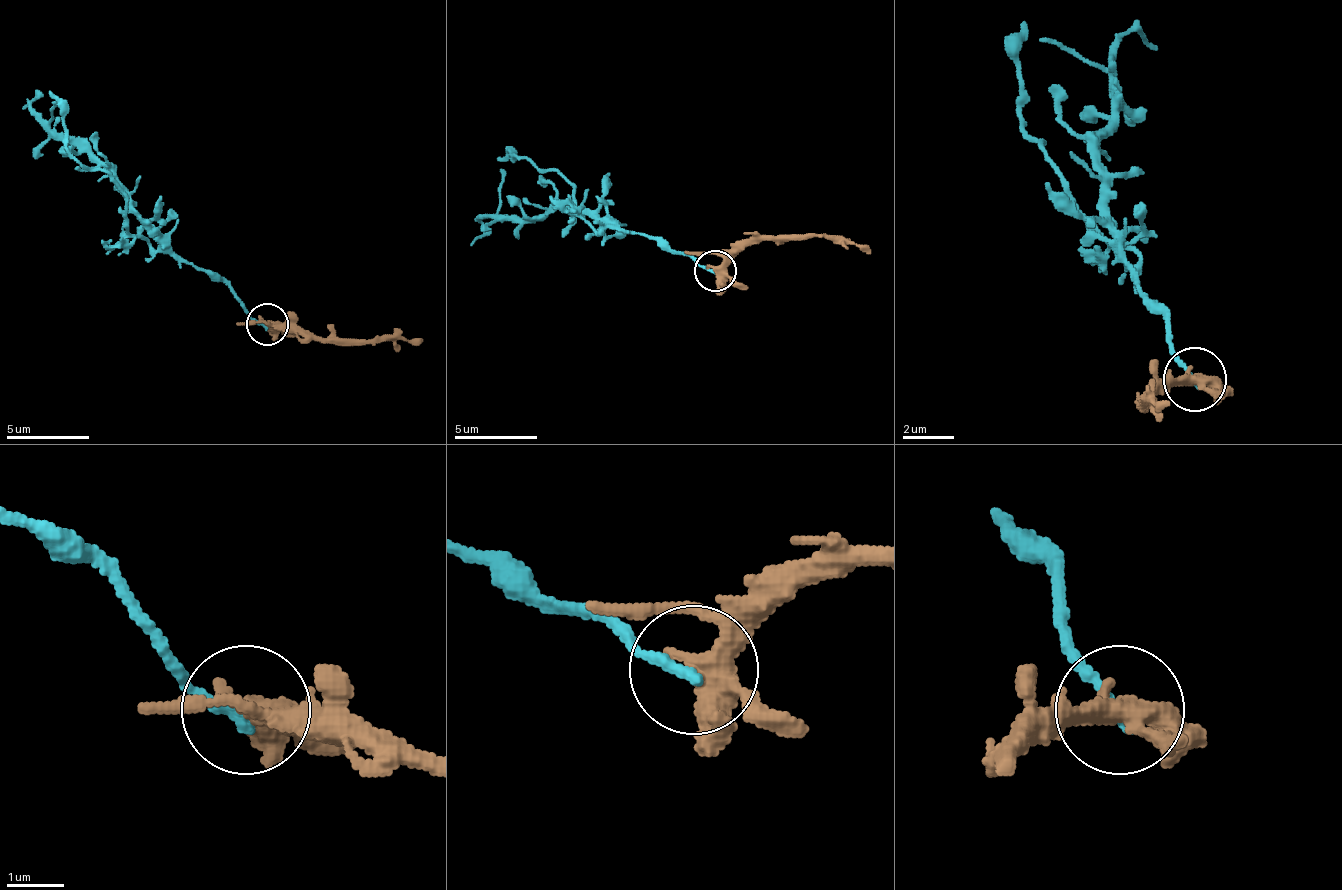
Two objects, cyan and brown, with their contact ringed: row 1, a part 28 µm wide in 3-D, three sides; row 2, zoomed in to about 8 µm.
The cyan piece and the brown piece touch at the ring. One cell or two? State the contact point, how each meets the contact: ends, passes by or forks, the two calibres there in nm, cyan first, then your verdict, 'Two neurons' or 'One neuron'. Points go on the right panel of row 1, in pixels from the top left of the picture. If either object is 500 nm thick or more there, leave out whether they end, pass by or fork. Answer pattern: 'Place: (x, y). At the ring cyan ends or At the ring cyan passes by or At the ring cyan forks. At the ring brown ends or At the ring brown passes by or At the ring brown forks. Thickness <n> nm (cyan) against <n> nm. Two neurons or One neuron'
Place: (1195, 379). At the ring cyan ends. At the ring brown forks. Thickness 200 nm (cyan) against 360 nm. Two neurons

